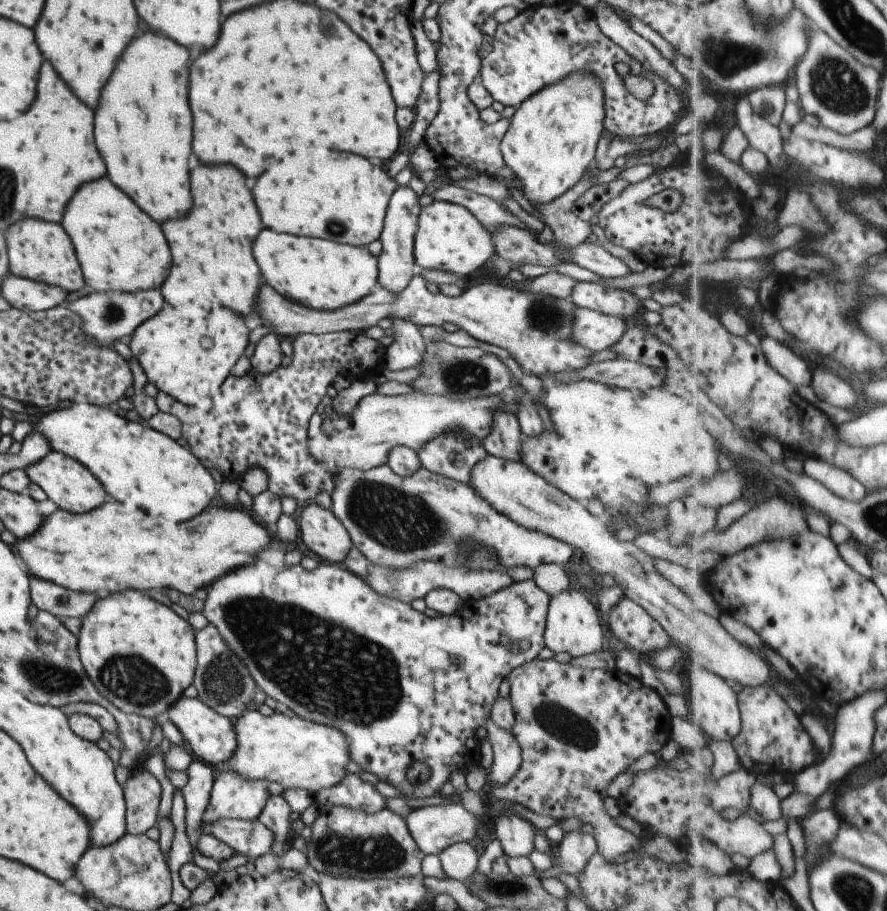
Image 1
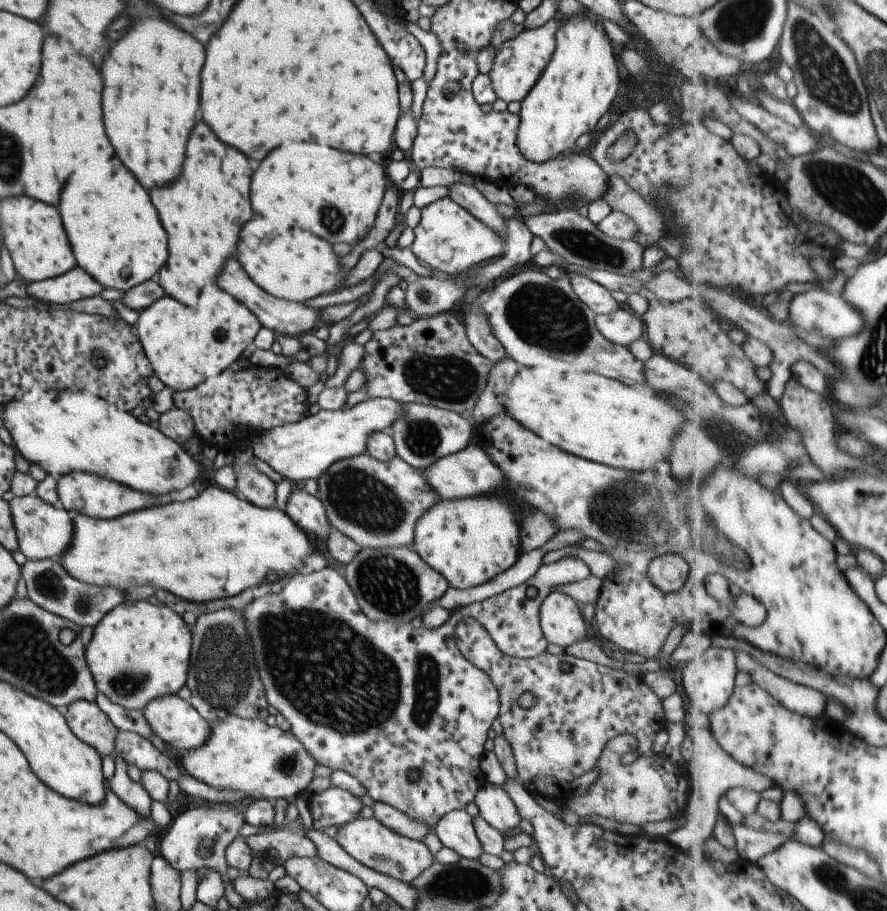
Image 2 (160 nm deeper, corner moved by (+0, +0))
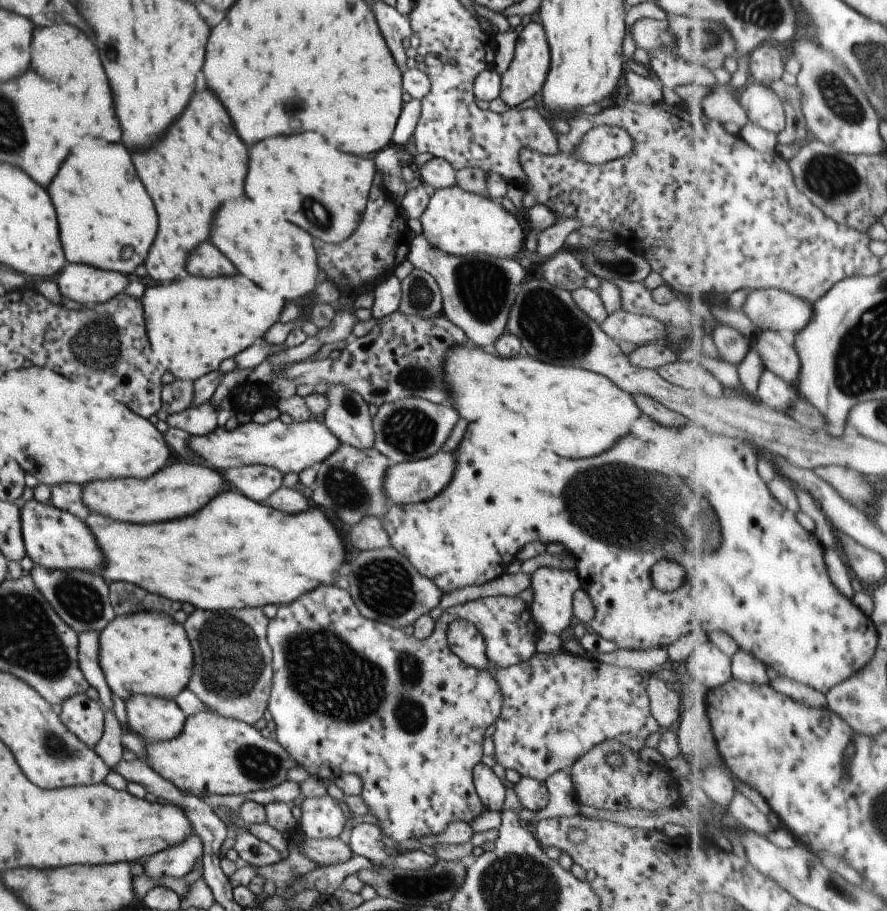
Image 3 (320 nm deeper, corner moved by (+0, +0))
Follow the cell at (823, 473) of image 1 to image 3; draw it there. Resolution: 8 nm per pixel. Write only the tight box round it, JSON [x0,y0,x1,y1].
[757,368,797,412]

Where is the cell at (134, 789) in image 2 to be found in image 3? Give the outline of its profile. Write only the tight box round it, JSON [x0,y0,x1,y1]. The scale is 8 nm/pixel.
[94,709,124,770]

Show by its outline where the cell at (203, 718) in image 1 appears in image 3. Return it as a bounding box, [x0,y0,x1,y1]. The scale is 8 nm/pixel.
[127,694,185,742]

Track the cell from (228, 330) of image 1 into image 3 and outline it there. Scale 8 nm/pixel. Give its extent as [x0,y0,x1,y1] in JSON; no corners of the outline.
[140,276,283,382]

